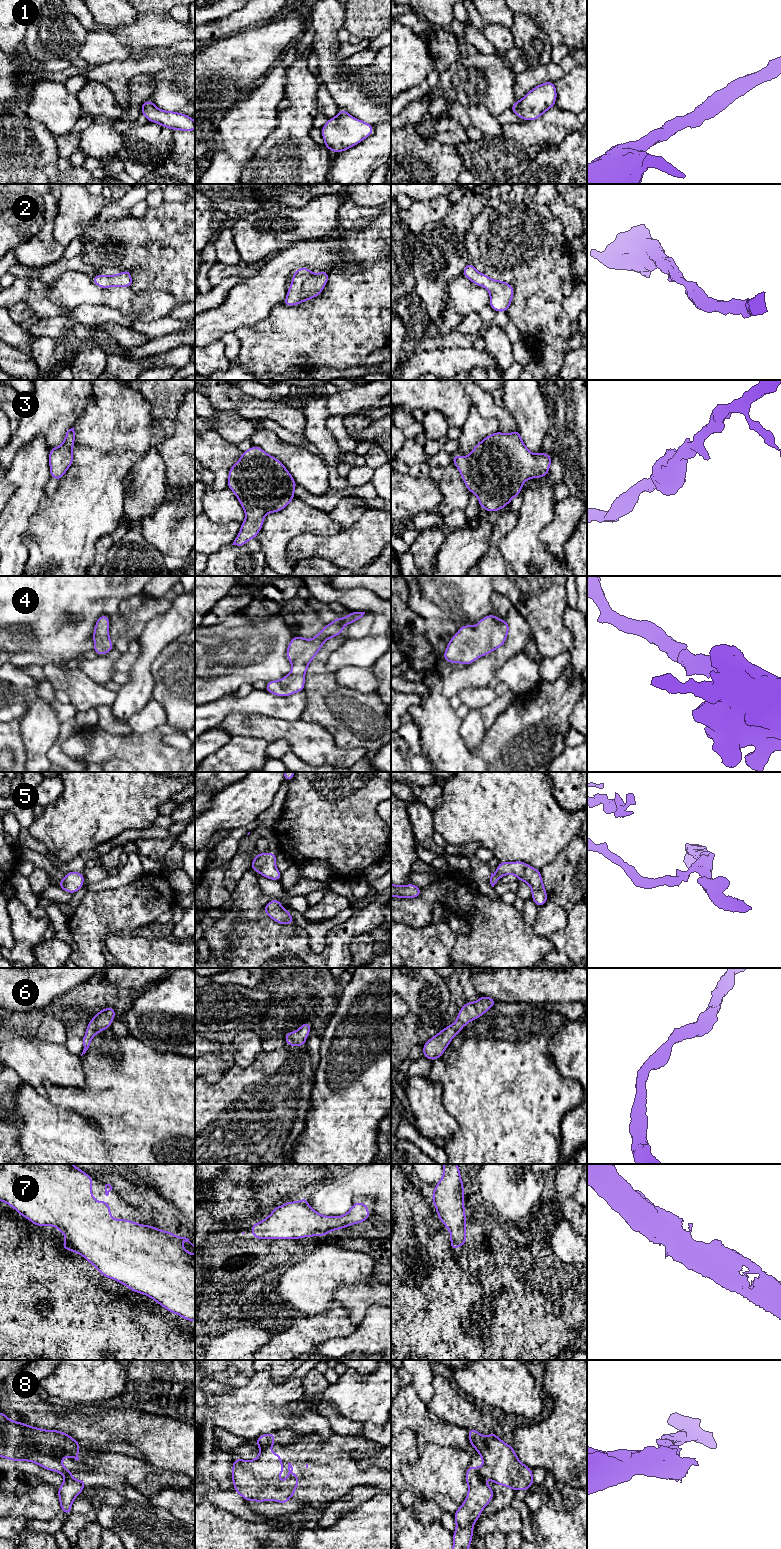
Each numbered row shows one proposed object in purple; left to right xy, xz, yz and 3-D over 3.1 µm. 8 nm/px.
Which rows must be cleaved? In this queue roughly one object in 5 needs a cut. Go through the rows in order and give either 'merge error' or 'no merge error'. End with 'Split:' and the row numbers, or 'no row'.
1: no merge error
2: no merge error
3: no merge error
4: no merge error
5: no merge error
6: no merge error
7: no merge error
8: merge error
Split: 8

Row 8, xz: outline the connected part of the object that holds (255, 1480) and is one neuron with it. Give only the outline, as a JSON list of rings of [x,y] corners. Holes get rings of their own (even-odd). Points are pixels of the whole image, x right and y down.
[[[260,1449],[258,1457],[251,1461],[237,1457],[232,1466],[233,1491],[247,1501],[277,1501],[287,1506],[287,1500],[299,1486],[299,1476],[292,1472],[291,1463],[288,1463],[287,1480],[276,1480],[283,1471],[283,1463],[280,1454],[269,1449]]]

